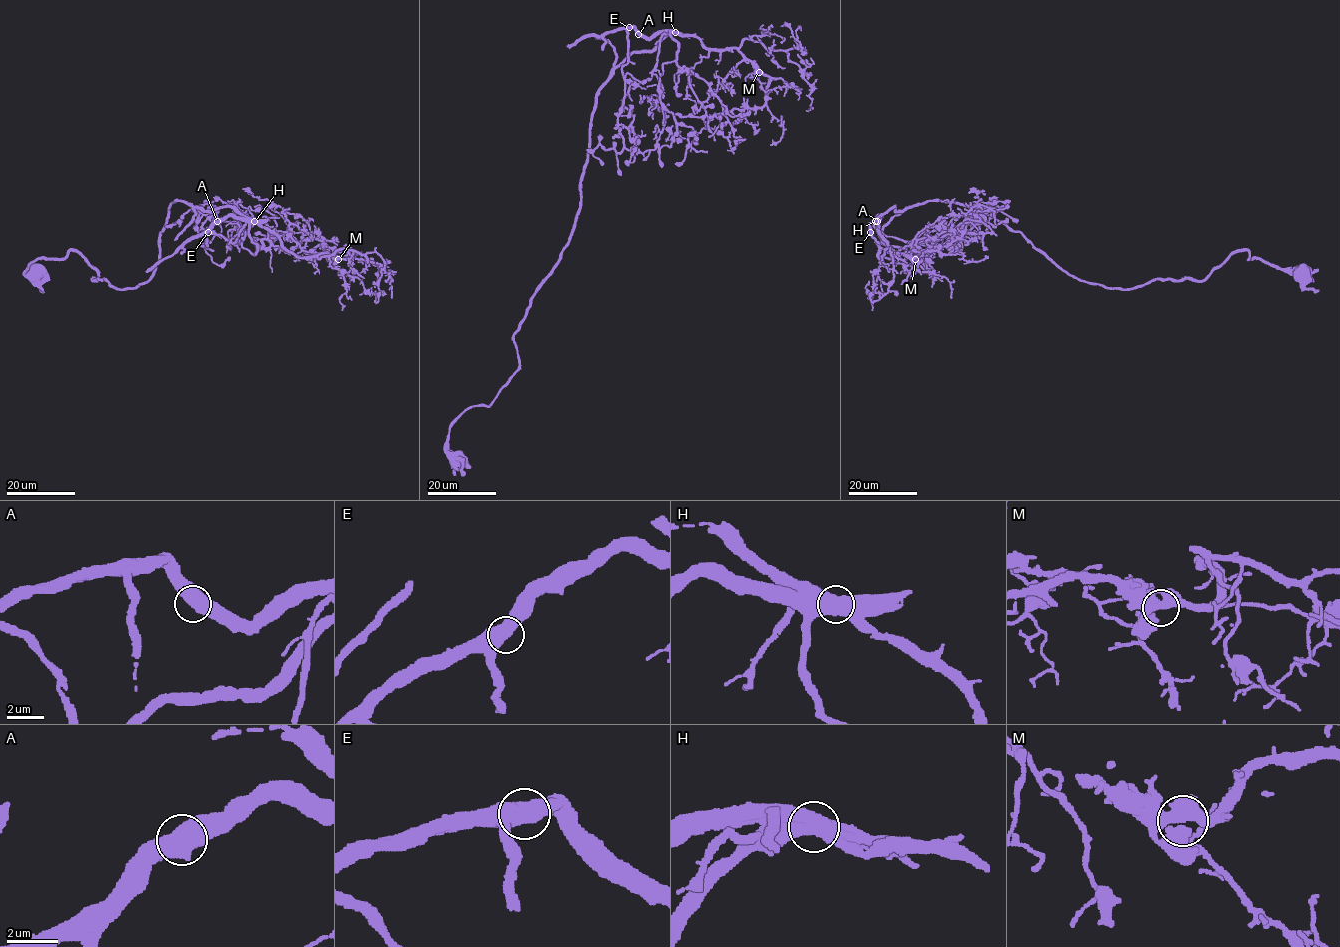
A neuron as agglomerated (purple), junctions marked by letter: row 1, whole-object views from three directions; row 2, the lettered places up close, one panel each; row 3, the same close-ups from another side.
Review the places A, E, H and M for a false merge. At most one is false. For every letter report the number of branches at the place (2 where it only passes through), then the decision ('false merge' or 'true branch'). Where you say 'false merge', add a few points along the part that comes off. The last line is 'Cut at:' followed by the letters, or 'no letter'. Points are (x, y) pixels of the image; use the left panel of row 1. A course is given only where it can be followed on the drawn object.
A: 2 | true branch
E: 2 | true branch
H: 2 | false merge | (254, 221), (226, 216), (208, 232), (206, 248), (197, 227), (202, 205), (189, 209), (171, 225), (182, 219)
M: 2 | true branch
Cut at: H

